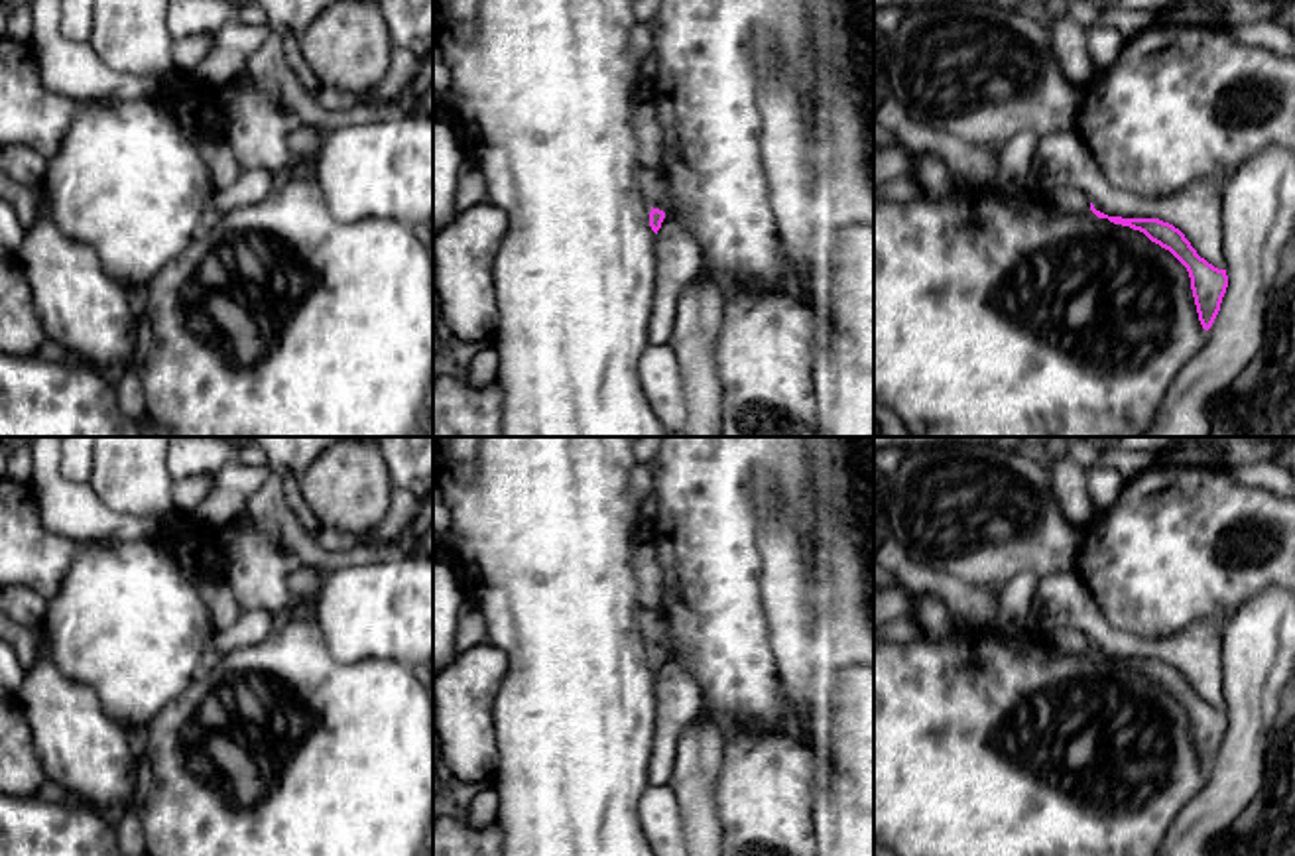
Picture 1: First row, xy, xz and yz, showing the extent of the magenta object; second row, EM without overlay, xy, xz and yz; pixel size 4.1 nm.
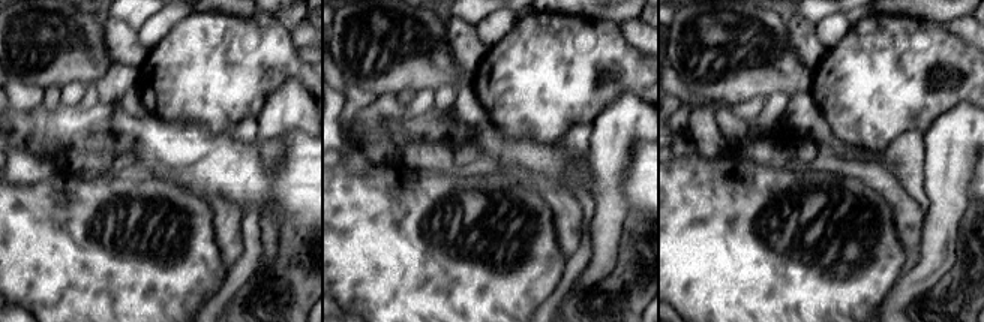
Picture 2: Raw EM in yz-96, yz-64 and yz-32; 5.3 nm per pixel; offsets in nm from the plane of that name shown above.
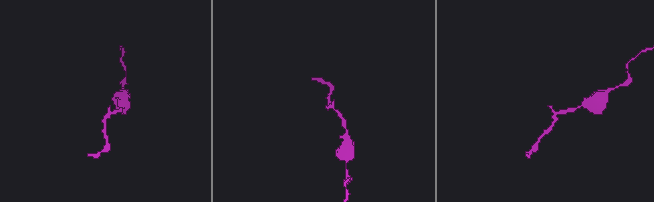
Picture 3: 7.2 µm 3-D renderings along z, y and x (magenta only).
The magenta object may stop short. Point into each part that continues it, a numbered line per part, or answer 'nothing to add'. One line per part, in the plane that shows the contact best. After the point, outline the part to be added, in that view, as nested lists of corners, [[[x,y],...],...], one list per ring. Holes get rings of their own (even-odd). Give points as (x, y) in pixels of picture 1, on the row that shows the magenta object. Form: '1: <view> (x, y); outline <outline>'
nothing to add

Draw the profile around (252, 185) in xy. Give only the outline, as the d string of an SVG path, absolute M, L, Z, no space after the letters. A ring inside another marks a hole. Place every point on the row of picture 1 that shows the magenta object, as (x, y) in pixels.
M244 169L226 189L215 189L209 199L209 218L260 203L283 177L266 169Z

